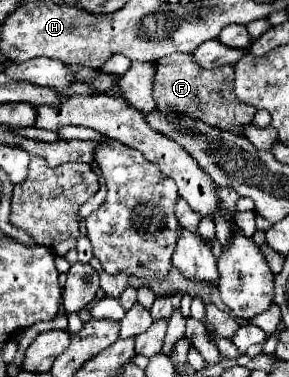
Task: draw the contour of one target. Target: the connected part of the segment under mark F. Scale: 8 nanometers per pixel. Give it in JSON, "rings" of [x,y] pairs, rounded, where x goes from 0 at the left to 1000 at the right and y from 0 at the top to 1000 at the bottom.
{"rings":[[[588,146],[533,162],[533,268],[561,294],[623,294],[657,300],[678,316],[699,316],[720,332],[768,337],[782,347],[830,353],[830,332],[879,316],[886,284],[837,273],[810,252],[810,178],[747,178],[706,183],[671,167],[664,146]]]}

